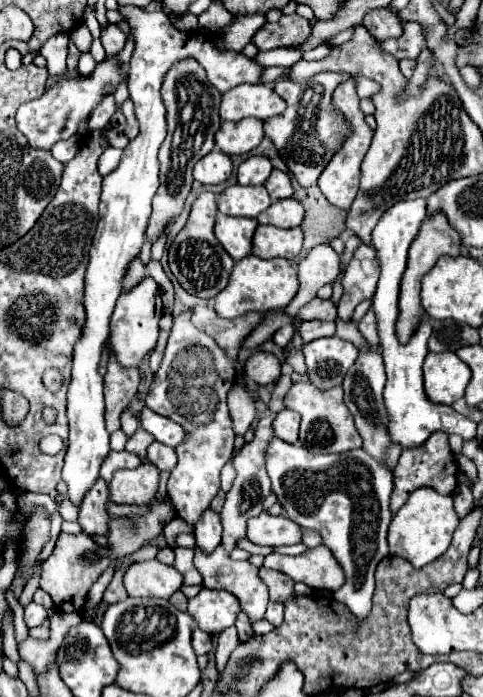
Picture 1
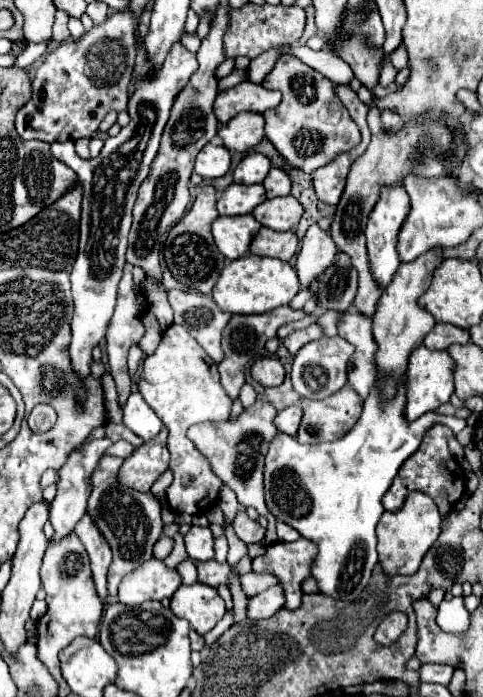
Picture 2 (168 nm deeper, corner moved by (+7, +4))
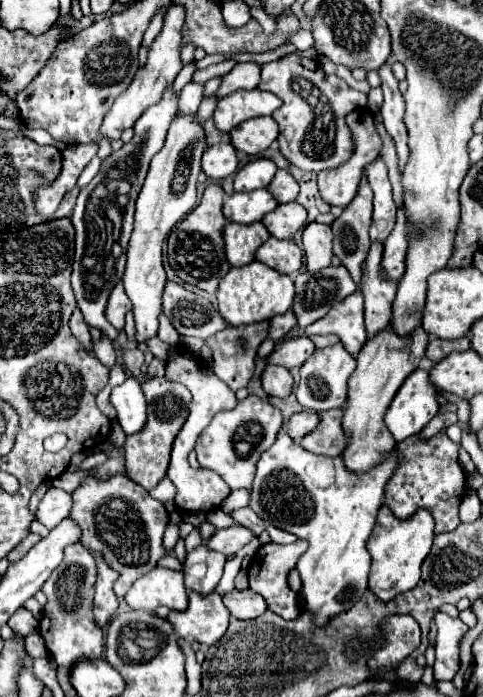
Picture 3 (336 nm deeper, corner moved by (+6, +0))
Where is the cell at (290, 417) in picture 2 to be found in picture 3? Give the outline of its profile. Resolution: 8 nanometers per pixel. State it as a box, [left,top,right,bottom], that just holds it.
[288,410,320,440]

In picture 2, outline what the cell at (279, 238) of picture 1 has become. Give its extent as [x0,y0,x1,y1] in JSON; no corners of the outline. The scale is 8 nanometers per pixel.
[249,226,299,260]

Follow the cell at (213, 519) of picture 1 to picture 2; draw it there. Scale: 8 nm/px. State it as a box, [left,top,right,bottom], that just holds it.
[185,526,213,560]

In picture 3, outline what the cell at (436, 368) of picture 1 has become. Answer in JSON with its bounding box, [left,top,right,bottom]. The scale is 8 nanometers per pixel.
[384,370,438,442]

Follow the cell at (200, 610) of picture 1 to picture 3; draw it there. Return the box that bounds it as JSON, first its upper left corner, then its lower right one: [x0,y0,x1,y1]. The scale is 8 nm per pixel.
[168,592,230,646]

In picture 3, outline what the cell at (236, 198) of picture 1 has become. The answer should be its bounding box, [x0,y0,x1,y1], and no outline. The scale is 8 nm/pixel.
[224,190,278,224]

